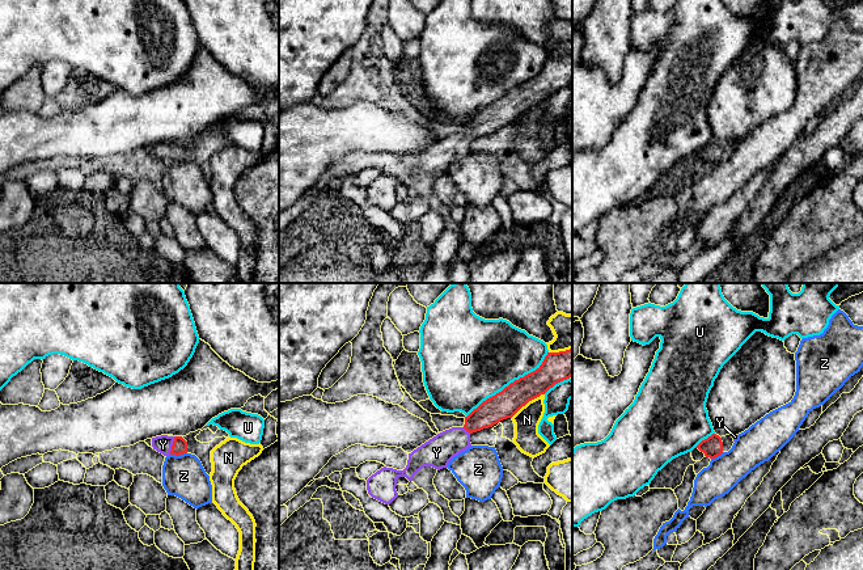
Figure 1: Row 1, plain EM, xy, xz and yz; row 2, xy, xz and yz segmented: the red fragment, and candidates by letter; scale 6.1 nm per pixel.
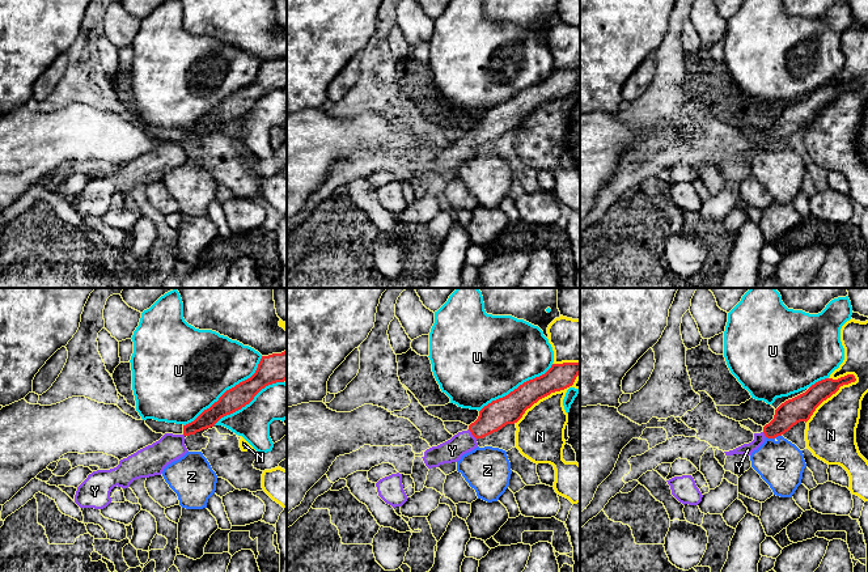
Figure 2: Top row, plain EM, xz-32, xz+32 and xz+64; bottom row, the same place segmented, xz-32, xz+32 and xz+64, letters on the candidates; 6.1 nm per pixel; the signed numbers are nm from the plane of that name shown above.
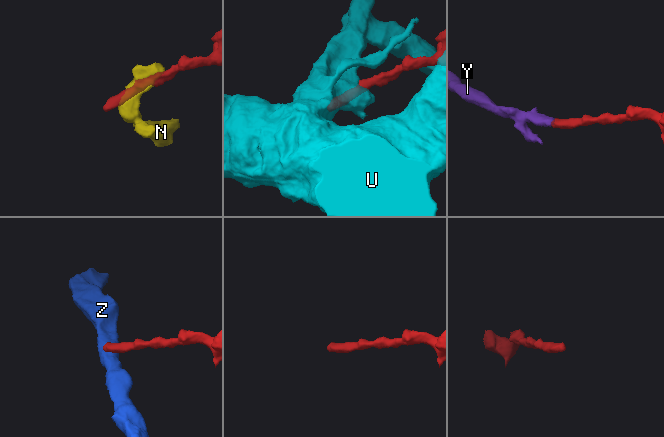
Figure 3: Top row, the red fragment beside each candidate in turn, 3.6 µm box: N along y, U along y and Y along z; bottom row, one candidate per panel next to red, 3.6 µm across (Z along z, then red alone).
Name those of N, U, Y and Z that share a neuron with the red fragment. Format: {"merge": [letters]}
{"merge": ["Y"]}

